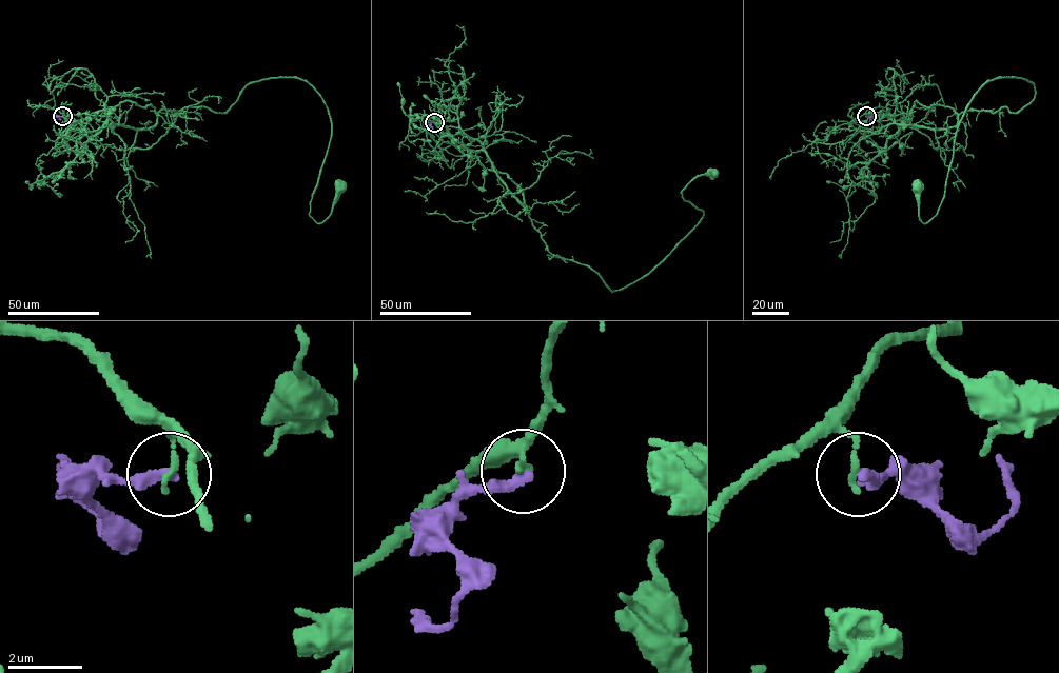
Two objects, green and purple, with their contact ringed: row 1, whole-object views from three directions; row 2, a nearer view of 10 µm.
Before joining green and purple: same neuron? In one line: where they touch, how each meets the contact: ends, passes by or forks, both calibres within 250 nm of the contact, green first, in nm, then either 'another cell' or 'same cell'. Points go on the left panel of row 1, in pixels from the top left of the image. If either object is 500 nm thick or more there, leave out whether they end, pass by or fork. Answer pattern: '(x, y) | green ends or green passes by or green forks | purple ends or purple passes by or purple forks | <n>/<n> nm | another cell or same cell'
(62, 116) | green ends | purple ends | 180/320 nm | another cell

